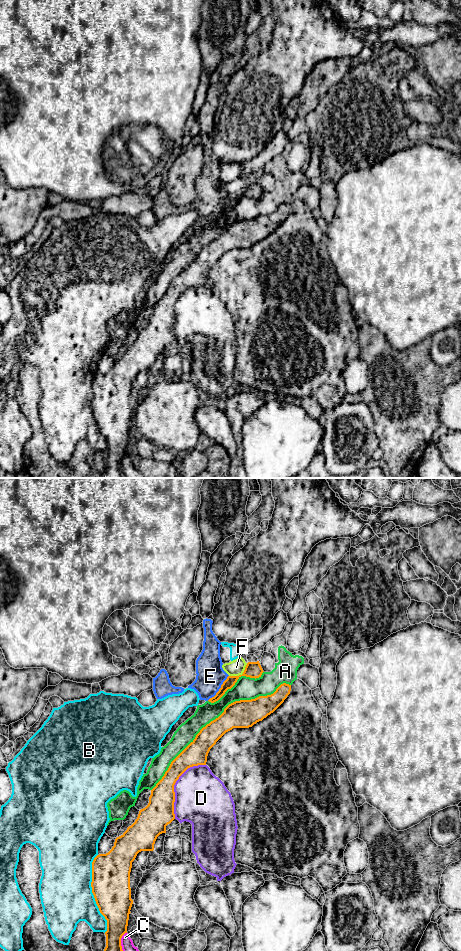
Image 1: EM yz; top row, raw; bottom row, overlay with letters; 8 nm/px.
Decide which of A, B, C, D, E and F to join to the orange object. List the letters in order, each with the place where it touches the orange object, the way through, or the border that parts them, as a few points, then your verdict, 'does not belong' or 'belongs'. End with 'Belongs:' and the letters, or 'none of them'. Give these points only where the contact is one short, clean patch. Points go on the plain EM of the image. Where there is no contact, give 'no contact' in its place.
A: meets orange in yz at (216, 238); does not belong
B: meets orange in yz at (92, 412); does not belong
C: meets orange in yz at (120, 465); does not belong
D: meets orange in yz at (174, 304); does not belong
E: meets orange in yz at (219, 209); border along yz (228, 195), (219, 210), (207, 220); does not belong
F: meets orange in yz at (240, 195); does not belong
Belongs: none of them

